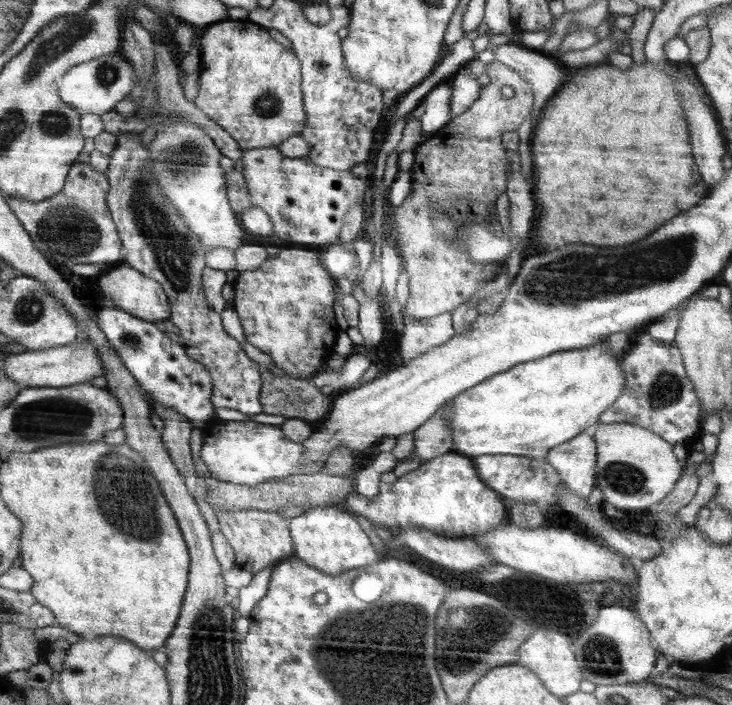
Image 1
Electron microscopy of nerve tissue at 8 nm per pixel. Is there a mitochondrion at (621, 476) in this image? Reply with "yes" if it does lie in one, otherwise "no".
yes

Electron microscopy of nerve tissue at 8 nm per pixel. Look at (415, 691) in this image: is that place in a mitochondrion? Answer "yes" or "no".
yes

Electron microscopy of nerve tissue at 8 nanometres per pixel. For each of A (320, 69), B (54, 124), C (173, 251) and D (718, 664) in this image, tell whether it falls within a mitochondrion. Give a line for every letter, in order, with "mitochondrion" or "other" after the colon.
A: mitochondrion
B: mitochondrion
C: mitochondrion
D: other

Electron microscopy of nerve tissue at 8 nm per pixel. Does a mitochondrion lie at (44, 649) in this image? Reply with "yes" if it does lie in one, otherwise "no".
no

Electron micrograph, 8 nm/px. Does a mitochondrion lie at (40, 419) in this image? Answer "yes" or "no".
yes

